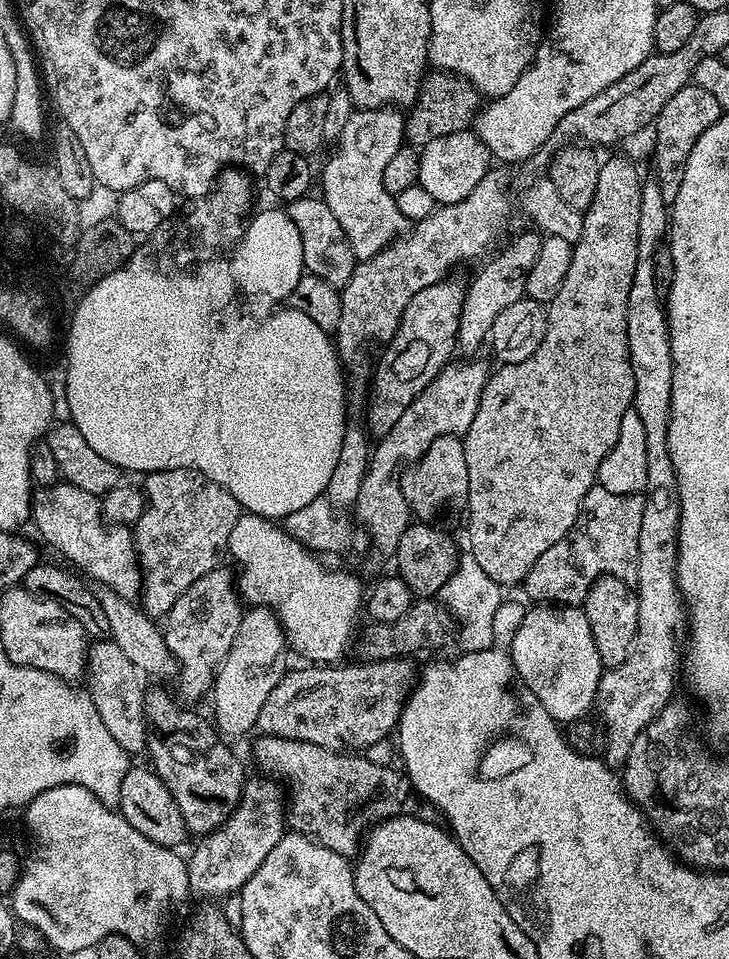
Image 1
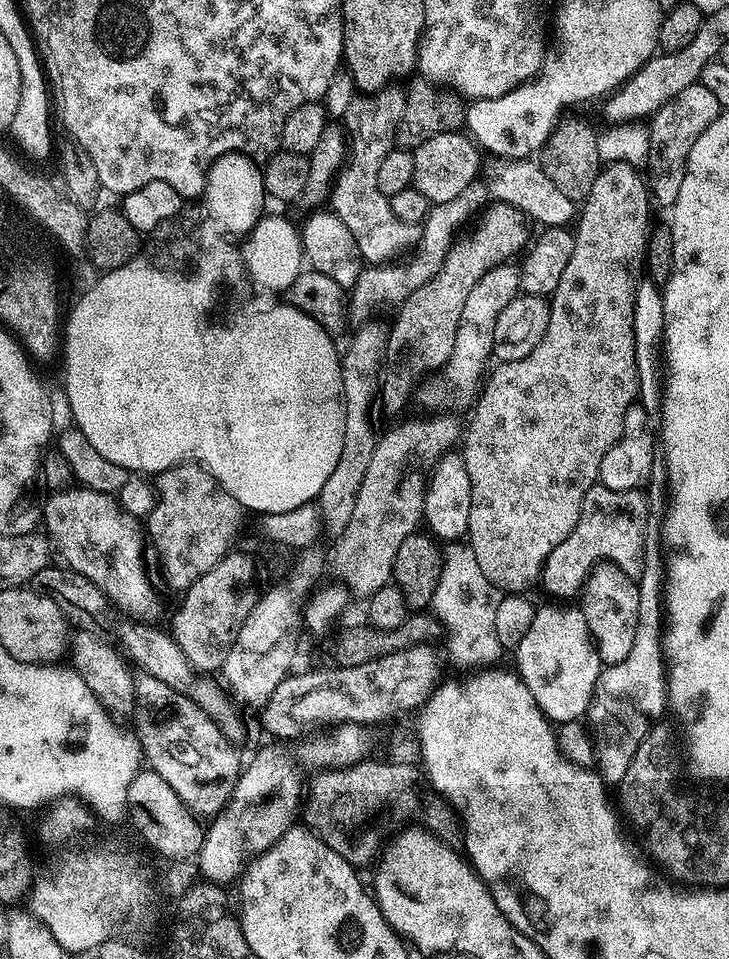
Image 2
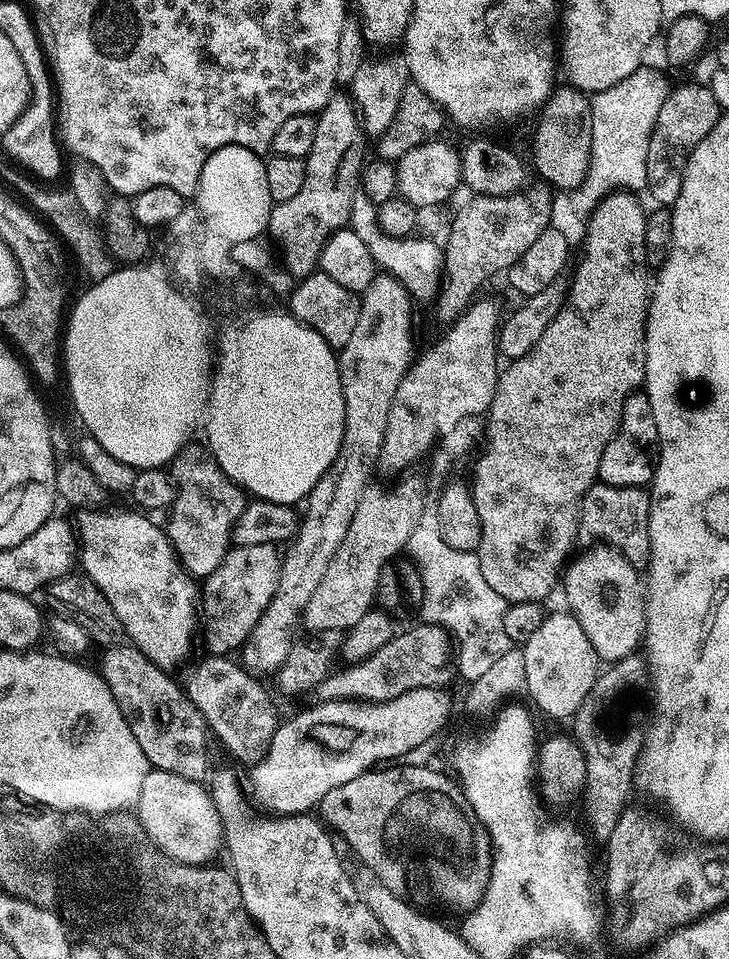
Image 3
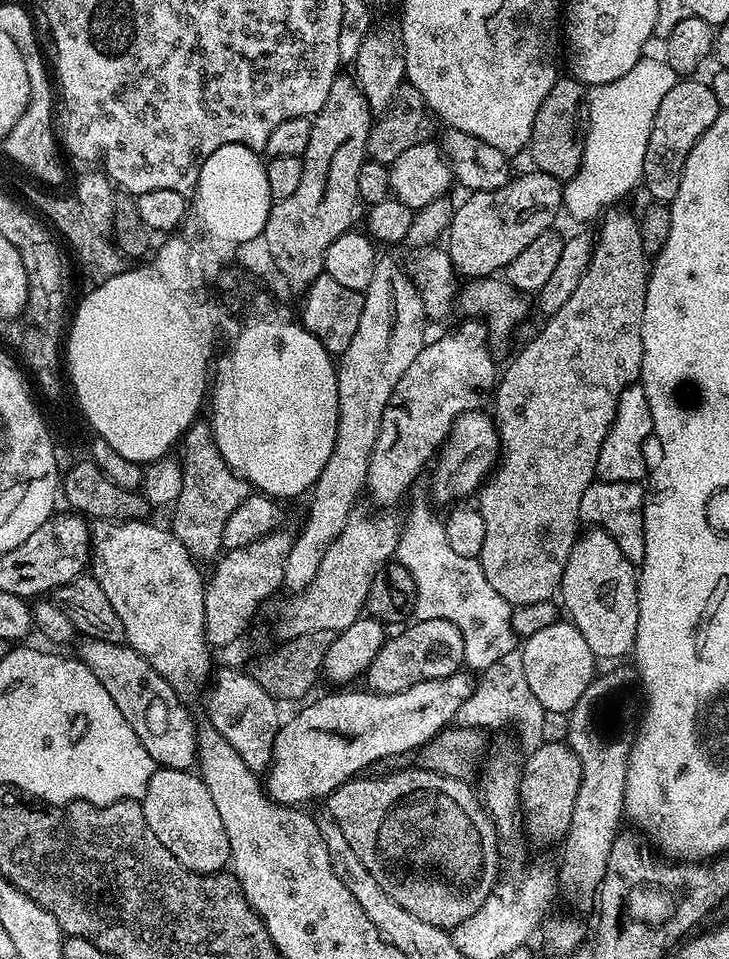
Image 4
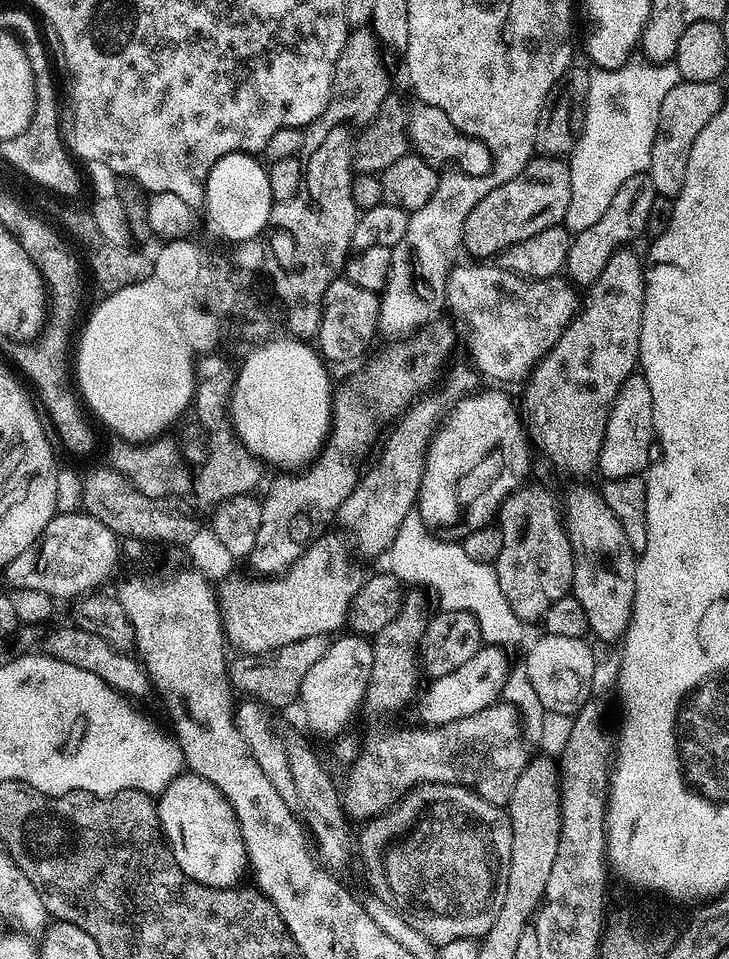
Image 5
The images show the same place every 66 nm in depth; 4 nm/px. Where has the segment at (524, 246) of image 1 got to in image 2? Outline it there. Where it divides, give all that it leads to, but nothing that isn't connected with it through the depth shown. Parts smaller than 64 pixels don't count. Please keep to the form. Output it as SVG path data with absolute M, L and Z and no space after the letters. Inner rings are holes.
M509 262L494 266L490 270L486 270L486 274L482 274L482 278L478 278L478 283L474 285L474 290L470 290L466 302L462 302L462 319L458 322L458 334L454 337L454 348L442 367L444 376L440 376L442 374L433 375L419 385L418 394L420 392L420 400L426 407L438 408L434 410L452 410L448 408L465 408L465 410L468 410L475 405L476 397L480 395L482 381L490 368L488 360L493 359L494 326L498 322L498 314L502 314L502 310L506 306L510 306L514 297L519 295L521 295L520 269L515 263Z

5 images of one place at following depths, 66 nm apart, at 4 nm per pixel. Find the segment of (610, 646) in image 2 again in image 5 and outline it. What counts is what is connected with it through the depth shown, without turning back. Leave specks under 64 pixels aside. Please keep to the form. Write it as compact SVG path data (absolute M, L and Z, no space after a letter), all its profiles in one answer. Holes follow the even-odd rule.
M599 491L584 492L580 500L572 500L566 504L566 527L568 541L572 543L572 585L570 596L580 603L585 611L587 631L600 640L619 641L632 617L634 602L634 578L636 577L637 553L632 551L630 542L622 530L620 523L612 511L606 506L603 495Z

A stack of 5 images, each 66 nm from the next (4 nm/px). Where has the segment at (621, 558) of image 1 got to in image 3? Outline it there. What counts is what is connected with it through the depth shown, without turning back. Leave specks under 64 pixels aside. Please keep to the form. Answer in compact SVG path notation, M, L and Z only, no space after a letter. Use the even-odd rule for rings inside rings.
M597 482L580 499L580 532L592 539L589 541L616 548L636 569L647 569L652 553L648 525L651 505L649 493L644 488L623 488Z

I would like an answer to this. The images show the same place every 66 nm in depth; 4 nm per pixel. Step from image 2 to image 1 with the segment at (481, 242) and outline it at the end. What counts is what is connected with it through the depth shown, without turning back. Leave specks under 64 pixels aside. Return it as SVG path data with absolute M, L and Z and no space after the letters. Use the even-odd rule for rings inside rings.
M445 278L434 286L426 286L426 290L418 290L418 294L410 298L398 330L387 341L385 348L388 349L376 364L372 389L368 392L366 428L373 437L390 434L406 408L453 359L452 351L458 348L458 322L462 314L465 285L452 279Z

